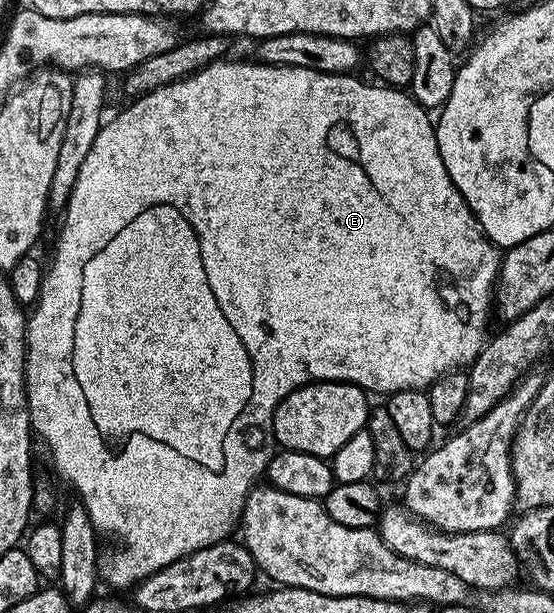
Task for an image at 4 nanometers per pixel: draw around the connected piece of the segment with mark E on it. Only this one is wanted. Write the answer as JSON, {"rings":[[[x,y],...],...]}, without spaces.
{"rings":[[[219,61],[219,62],[214,62],[214,63],[212,63],[212,64],[208,64],[208,66],[207,66],[207,67],[205,67],[205,68],[203,68],[203,70],[202,70],[202,71],[197,71],[197,72],[195,72],[195,73],[194,73],[194,74],[192,74],[192,75],[189,75],[189,76],[187,76],[187,77],[186,77],[186,78],[183,78],[183,79],[178,79],[178,80],[176,80],[176,81],[175,81],[175,82],[174,82],[174,83],[173,83],[173,84],[172,84],[172,85],[171,85],[171,86],[164,86],[164,87],[160,87],[160,88],[156,88],[156,90],[155,90],[155,91],[150,91],[150,92],[148,92],[148,93],[146,93],[146,94],[144,94],[144,95],[139,95],[139,96],[137,96],[137,98],[135,98],[135,99],[134,99],[134,100],[133,100],[133,102],[131,102],[131,103],[134,103],[134,104],[132,104],[132,105],[131,105],[131,107],[126,107],[126,108],[124,108],[124,109],[123,109],[123,111],[122,111],[122,112],[120,112],[120,113],[119,113],[119,115],[118,115],[118,116],[116,116],[116,117],[115,117],[115,119],[110,119],[110,118],[107,118],[107,119],[106,119],[106,120],[105,120],[105,122],[103,122],[103,125],[102,125],[102,127],[101,127],[101,129],[100,129],[100,130],[99,130],[99,135],[98,135],[98,136],[97,136],[97,137],[96,137],[96,141],[94,141],[94,142],[93,142],[93,144],[92,144],[92,149],[90,149],[90,150],[89,150],[89,152],[88,152],[88,157],[86,157],[86,158],[84,158],[84,163],[83,163],[83,164],[82,164],[82,165],[81,165],[81,166],[80,166],[80,171],[79,171],[79,177],[77,177],[77,179],[76,179],[76,183],[75,183],[75,187],[74,187],[74,188],[73,188],[73,189],[72,189],[72,191],[71,191],[71,196],[70,196],[70,197],[68,197],[68,201],[67,201],[67,205],[66,205],[66,207],[65,207],[65,208],[64,208],[64,214],[63,214],[63,215],[62,215],[62,216],[64,216],[64,215],[66,215],[66,216],[64,216],[64,217],[63,217],[63,219],[62,219],[62,228],[60,228],[60,229],[59,229],[59,231],[58,231],[58,244],[56,244],[56,245],[55,245],[55,247],[54,247],[54,260],[52,260],[52,261],[51,261],[51,263],[50,263],[50,265],[49,265],[49,263],[48,263],[48,266],[47,266],[47,267],[46,267],[46,268],[45,268],[45,271],[44,271],[44,274],[43,274],[43,277],[42,277],[42,292],[41,292],[41,293],[40,293],[40,297],[39,297],[39,298],[38,298],[38,302],[37,302],[37,304],[36,304],[36,306],[35,306],[35,307],[34,307],[34,308],[33,308],[33,310],[31,310],[31,311],[30,311],[30,312],[29,312],[29,315],[28,315],[28,322],[27,322],[27,324],[26,324],[26,403],[27,403],[27,404],[28,404],[28,405],[29,405],[29,406],[30,406],[30,426],[31,426],[31,428],[32,428],[32,431],[33,431],[33,434],[34,434],[34,435],[35,435],[35,436],[37,436],[37,438],[38,438],[38,435],[39,435],[39,437],[40,437],[40,438],[42,438],[42,439],[43,439],[43,441],[44,441],[44,442],[46,442],[46,447],[47,447],[47,449],[48,449],[48,450],[50,450],[50,459],[51,459],[51,461],[52,461],[52,462],[54,462],[54,467],[55,467],[55,469],[56,469],[56,470],[58,470],[58,475],[59,475],[59,477],[60,477],[60,478],[62,478],[62,479],[63,479],[63,481],[64,481],[64,482],[66,482],[66,483],[71,483],[71,485],[72,485],[72,486],[74,486],[74,491],[75,491],[75,493],[76,493],[76,494],[78,494],[78,495],[75,495],[75,496],[77,496],[77,498],[78,498],[78,499],[79,499],[79,500],[80,500],[80,502],[81,502],[81,503],[82,503],[82,504],[84,504],[84,505],[85,505],[85,507],[86,507],[86,512],[87,512],[87,513],[88,513],[88,517],[92,517],[92,521],[93,521],[93,522],[94,522],[94,525],[95,525],[95,527],[97,527],[97,528],[98,528],[98,530],[99,530],[99,532],[102,532],[102,533],[105,533],[105,534],[106,534],[106,531],[107,531],[107,533],[108,533],[108,534],[110,534],[110,535],[111,535],[111,537],[112,537],[112,538],[114,538],[114,539],[118,539],[118,543],[119,543],[119,545],[120,545],[120,546],[122,546],[122,548],[120,548],[120,549],[119,549],[119,551],[118,551],[118,552],[116,552],[116,553],[115,553],[115,555],[114,555],[114,556],[112,556],[112,557],[111,557],[111,559],[110,559],[110,560],[108,560],[108,561],[107,561],[107,563],[106,563],[106,560],[105,560],[105,562],[103,562],[103,563],[102,563],[102,564],[101,564],[101,567],[100,567],[100,575],[101,575],[101,578],[102,578],[102,579],[103,579],[103,580],[105,580],[105,582],[106,582],[106,579],[107,579],[107,581],[108,581],[108,582],[110,582],[110,583],[111,583],[111,585],[112,585],[112,586],[114,586],[114,587],[127,587],[127,589],[130,589],[130,588],[133,588],[133,587],[134,587],[134,586],[135,586],[135,585],[137,585],[137,584],[139,584],[139,583],[141,583],[141,582],[142,582],[142,580],[144,580],[144,579],[146,579],[146,578],[148,578],[148,577],[149,577],[149,576],[150,576],[150,575],[151,575],[151,574],[152,574],[152,573],[156,573],[156,572],[157,572],[157,571],[159,571],[159,570],[160,570],[160,569],[164,569],[164,568],[165,568],[165,567],[167,567],[167,566],[168,566],[168,565],[172,565],[172,564],[173,564],[173,563],[175,563],[175,562],[176,562],[176,561],[180,561],[180,560],[181,560],[181,559],[183,559],[183,558],[184,558],[184,556],[185,556],[185,555],[191,555],[191,554],[192,554],[192,553],[196,553],[196,552],[197,552],[197,551],[199,551],[199,550],[200,550],[200,549],[204,549],[204,548],[205,548],[205,547],[210,547],[210,546],[212,546],[212,544],[214,544],[214,543],[221,543],[221,542],[222,542],[222,540],[223,540],[223,539],[225,539],[225,538],[227,538],[227,536],[229,536],[229,535],[230,535],[230,534],[231,534],[231,532],[230,532],[230,529],[231,529],[231,528],[232,528],[232,527],[233,527],[233,525],[234,525],[234,528],[235,528],[235,525],[236,525],[236,524],[237,524],[237,523],[238,523],[238,522],[239,522],[239,519],[240,519],[240,516],[241,516],[241,514],[242,514],[242,506],[243,506],[243,505],[244,505],[244,504],[246,504],[246,499],[247,499],[247,498],[248,498],[248,496],[249,496],[249,495],[250,495],[250,491],[251,491],[251,489],[252,489],[252,488],[253,488],[253,487],[255,487],[255,486],[256,486],[256,484],[257,484],[257,483],[258,483],[258,482],[259,482],[259,480],[261,480],[261,479],[262,479],[262,478],[263,478],[263,476],[265,476],[265,474],[266,474],[266,466],[268,466],[268,464],[270,464],[270,458],[271,458],[271,457],[272,457],[272,456],[274,456],[274,455],[275,455],[275,454],[276,454],[276,440],[275,440],[275,438],[274,438],[274,411],[275,411],[275,410],[276,410],[276,408],[277,408],[277,407],[278,407],[278,406],[279,406],[279,405],[280,405],[280,401],[284,401],[284,397],[288,397],[288,393],[292,393],[292,392],[293,392],[293,391],[295,391],[295,389],[296,389],[296,388],[297,388],[297,387],[304,387],[304,386],[306,386],[306,384],[307,384],[307,383],[312,383],[312,382],[315,382],[315,381],[329,381],[329,382],[332,382],[332,383],[355,383],[355,384],[356,384],[356,386],[358,386],[358,387],[360,387],[360,388],[362,388],[362,390],[363,390],[363,391],[365,391],[365,392],[367,392],[367,393],[373,393],[373,391],[379,391],[379,393],[380,393],[380,395],[379,395],[379,396],[382,396],[382,397],[385,397],[385,396],[387,396],[387,395],[391,395],[391,394],[392,394],[392,393],[393,393],[393,392],[394,392],[394,391],[403,391],[403,390],[404,390],[404,389],[416,389],[416,390],[417,390],[417,391],[420,391],[420,390],[423,390],[423,389],[426,389],[426,388],[429,388],[429,386],[430,386],[430,384],[432,384],[432,383],[434,383],[434,382],[436,382],[436,381],[437,381],[437,379],[439,379],[439,377],[440,377],[440,376],[441,376],[441,375],[447,375],[447,374],[448,374],[448,373],[449,373],[449,371],[452,371],[452,370],[455,370],[455,369],[466,369],[466,368],[469,368],[469,366],[470,366],[470,364],[471,364],[471,363],[473,363],[473,361],[474,361],[474,358],[476,358],[476,356],[477,356],[477,355],[479,355],[479,353],[481,353],[481,351],[482,351],[482,349],[483,349],[483,347],[485,347],[485,346],[486,346],[486,344],[487,344],[487,342],[488,342],[488,334],[487,334],[487,335],[486,335],[486,322],[488,322],[488,321],[489,321],[489,319],[490,319],[490,315],[491,315],[491,319],[492,319],[492,296],[493,296],[493,294],[494,294],[494,288],[495,288],[495,286],[496,286],[496,284],[497,284],[497,281],[498,281],[498,270],[499,270],[499,269],[500,269],[500,268],[502,268],[502,257],[503,257],[503,252],[502,252],[502,251],[501,251],[501,250],[500,250],[500,248],[498,248],[498,246],[497,246],[497,245],[495,245],[495,243],[494,243],[494,242],[493,242],[493,241],[492,241],[492,240],[491,240],[491,239],[490,239],[490,238],[488,238],[488,236],[486,236],[486,235],[485,235],[485,233],[483,233],[483,231],[482,231],[482,230],[481,230],[481,229],[480,229],[480,225],[479,225],[479,224],[478,224],[478,222],[477,222],[477,221],[476,221],[476,217],[475,217],[475,216],[474,216],[474,215],[473,215],[473,214],[472,214],[472,212],[471,212],[471,211],[470,211],[470,210],[469,210],[469,209],[468,209],[468,205],[467,205],[467,204],[466,204],[466,202],[465,202],[465,201],[464,201],[464,197],[463,197],[463,196],[462,196],[462,194],[460,194],[460,193],[459,193],[459,192],[458,192],[458,190],[457,190],[457,189],[456,189],[456,185],[452,185],[452,177],[448,177],[448,173],[447,173],[447,172],[446,172],[446,170],[445,170],[445,169],[444,169],[444,161],[443,161],[443,160],[442,160],[442,158],[441,158],[441,157],[440,157],[440,149],[439,149],[439,148],[438,148],[438,146],[437,146],[437,145],[436,145],[436,133],[435,133],[435,132],[434,132],[434,125],[435,125],[435,120],[434,120],[434,119],[433,119],[433,118],[432,118],[432,115],[431,115],[431,112],[430,112],[430,111],[429,111],[429,110],[427,110],[427,108],[424,108],[424,107],[422,107],[422,106],[420,106],[420,104],[419,104],[419,103],[418,103],[418,102],[416,102],[416,101],[415,101],[415,99],[414,99],[414,96],[413,96],[413,95],[411,95],[411,94],[409,94],[409,93],[407,93],[407,92],[406,92],[406,91],[405,91],[405,90],[402,90],[402,89],[399,89],[399,88],[396,88],[396,87],[388,87],[388,86],[385,86],[385,85],[377,85],[377,86],[378,86],[378,87],[373,87],[373,85],[372,85],[372,84],[370,84],[370,83],[365,83],[365,81],[364,81],[364,80],[362,80],[362,79],[357,79],[357,78],[358,78],[358,77],[359,77],[359,76],[358,76],[358,75],[357,75],[357,74],[354,74],[354,73],[351,73],[351,74],[349,74],[349,75],[333,75],[333,74],[332,74],[332,73],[320,73],[320,72],[319,72],[319,71],[296,71],[296,70],[293,70],[293,69],[275,69],[275,67],[273,67],[273,66],[272,66],[272,65],[264,65],[264,64],[263,64],[263,63],[256,63],[256,62],[253,62],[253,61],[247,61],[247,63],[228,63],[228,62],[229,62],[229,61]]]}

